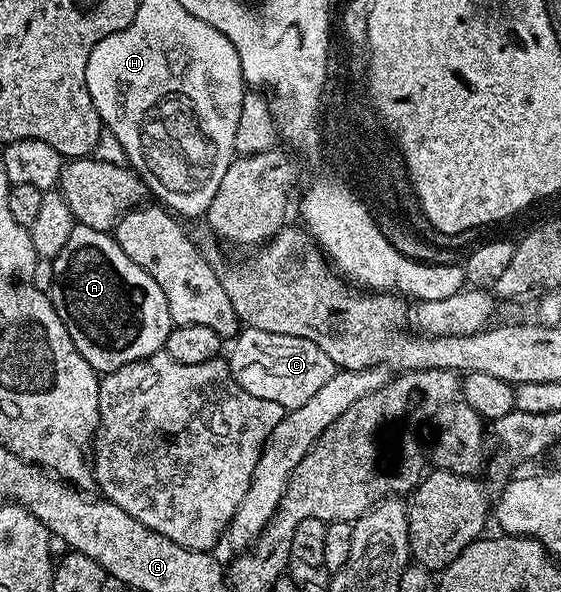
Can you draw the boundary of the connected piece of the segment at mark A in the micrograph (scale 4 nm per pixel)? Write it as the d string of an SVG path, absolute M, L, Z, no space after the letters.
M74 224L71 239L67 239L63 251L59 251L51 263L51 269L51 296L55 311L59 319L63 319L63 327L67 327L67 335L71 335L79 355L83 355L98 374L110 373L127 363L141 361L164 350L169 332L175 328L167 307L167 295L163 295L163 287L159 287L159 283L155 283L155 279L147 275L139 263L133 262L123 247L119 247L116 236Z

